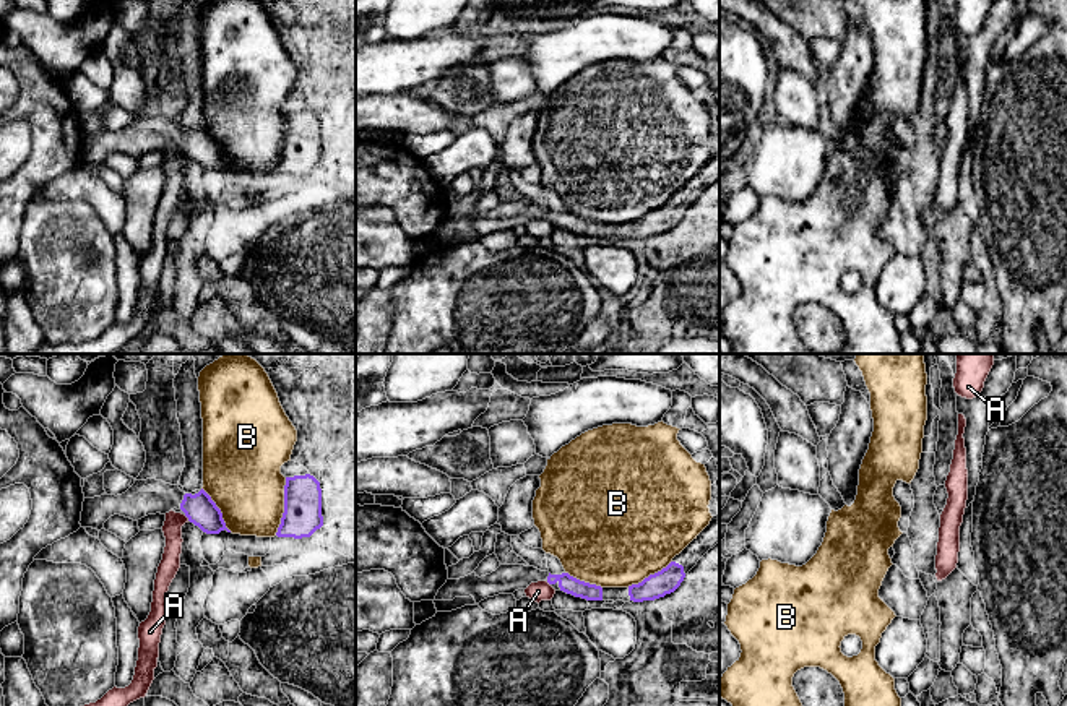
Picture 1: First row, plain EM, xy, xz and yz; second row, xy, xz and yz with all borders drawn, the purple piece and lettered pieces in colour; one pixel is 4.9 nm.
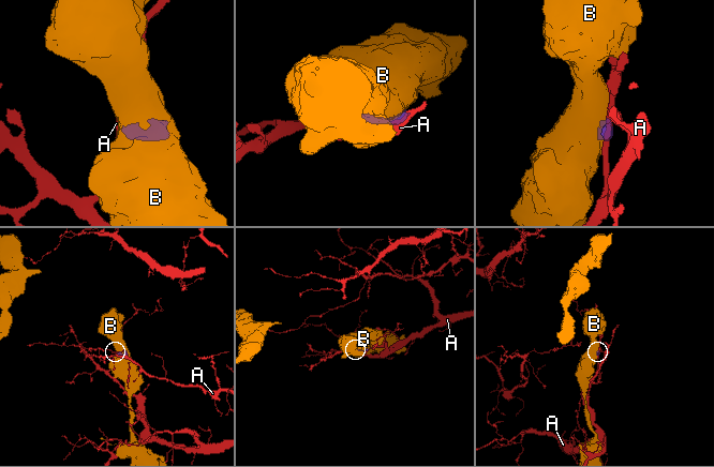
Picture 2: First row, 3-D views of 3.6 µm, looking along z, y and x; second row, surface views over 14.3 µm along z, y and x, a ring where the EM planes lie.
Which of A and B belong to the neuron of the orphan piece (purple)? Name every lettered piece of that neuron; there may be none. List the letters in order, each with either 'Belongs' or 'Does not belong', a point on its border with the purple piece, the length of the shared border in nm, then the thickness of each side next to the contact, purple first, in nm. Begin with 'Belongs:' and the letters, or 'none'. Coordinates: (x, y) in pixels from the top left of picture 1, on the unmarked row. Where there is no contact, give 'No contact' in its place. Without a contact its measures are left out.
Belongs: none
A: Does not belong. Touches purple at xy (187, 153). Shared border 40 nm. Thickness 150 nm (purple) against 100 nm
B: Does not belong. Touches purple at xy (285, 143). Shared border 300 nm. Thickness 190 nm (purple) against 380 nm

